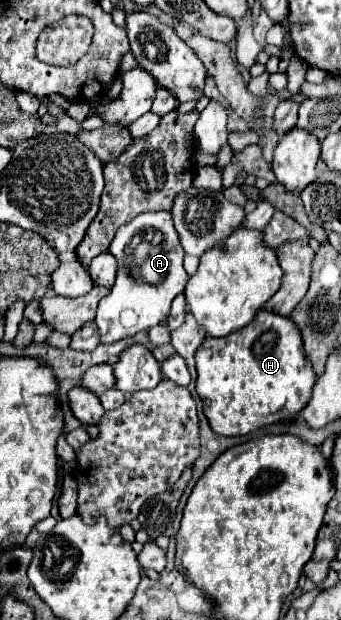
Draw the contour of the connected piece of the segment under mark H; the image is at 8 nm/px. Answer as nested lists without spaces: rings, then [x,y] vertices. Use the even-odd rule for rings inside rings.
[[[259,309],[253,321],[225,337],[205,337],[195,353],[197,393],[211,429],[225,437],[245,435],[263,425],[291,419],[311,399],[317,381],[303,353],[301,333],[291,317]],[[273,417],[275,421],[263,421]]]

